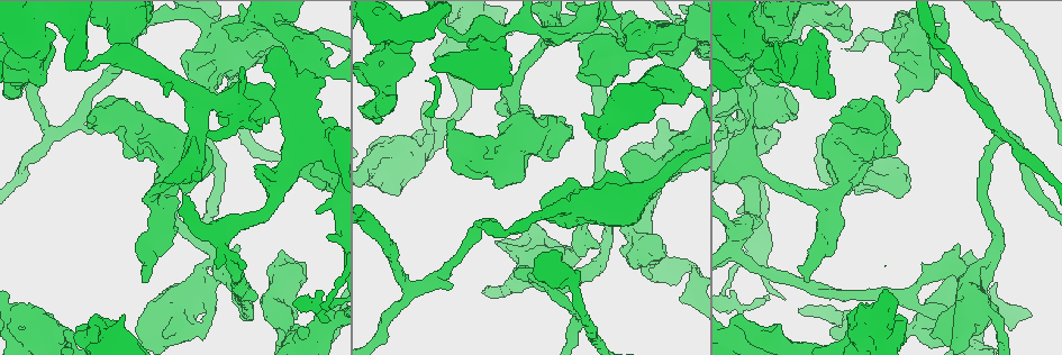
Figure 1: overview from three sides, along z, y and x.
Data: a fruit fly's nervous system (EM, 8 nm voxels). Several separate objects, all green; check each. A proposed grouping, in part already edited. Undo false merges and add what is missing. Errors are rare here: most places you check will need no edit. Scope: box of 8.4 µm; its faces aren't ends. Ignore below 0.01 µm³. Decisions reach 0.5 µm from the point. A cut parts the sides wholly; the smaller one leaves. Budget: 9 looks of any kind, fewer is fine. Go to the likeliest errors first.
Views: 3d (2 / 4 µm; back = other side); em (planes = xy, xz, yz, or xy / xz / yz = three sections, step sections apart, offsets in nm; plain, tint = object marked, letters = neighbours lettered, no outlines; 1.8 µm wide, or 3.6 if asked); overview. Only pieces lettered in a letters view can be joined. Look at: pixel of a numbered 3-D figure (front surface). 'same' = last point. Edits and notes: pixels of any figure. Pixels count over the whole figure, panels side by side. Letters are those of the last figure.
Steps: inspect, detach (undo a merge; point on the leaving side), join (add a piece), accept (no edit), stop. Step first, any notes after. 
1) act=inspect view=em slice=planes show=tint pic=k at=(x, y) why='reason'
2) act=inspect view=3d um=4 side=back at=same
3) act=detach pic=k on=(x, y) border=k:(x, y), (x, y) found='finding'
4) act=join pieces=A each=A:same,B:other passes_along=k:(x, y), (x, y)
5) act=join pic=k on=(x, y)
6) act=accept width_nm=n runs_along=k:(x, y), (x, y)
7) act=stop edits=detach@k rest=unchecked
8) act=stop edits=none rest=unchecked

act=inspect view=em slice=planes show=letters pic=1 at=(570, 284) why='thick turns thin'

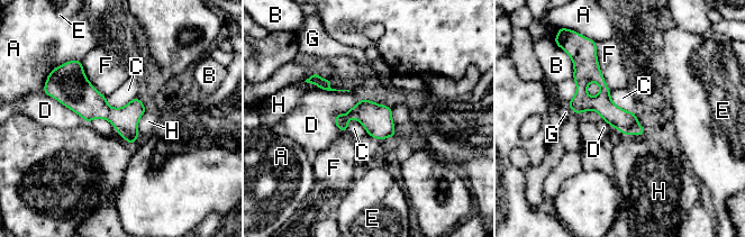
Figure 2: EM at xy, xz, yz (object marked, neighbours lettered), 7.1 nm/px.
act=accept each=A:other,B:other,C:other,D:other,E:other,F:other,G:other,H:other border=2:(344, 115), (356, 119), (368, 134) found='all the same neuron'

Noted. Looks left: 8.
act=inspect view=em slice=xz step=8 show=tint pic=1 at=(829, 25)

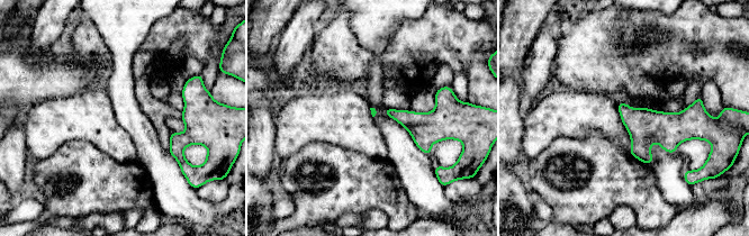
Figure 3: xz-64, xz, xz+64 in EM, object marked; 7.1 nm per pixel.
act=inspect view=em slice=planes show=letters at=same

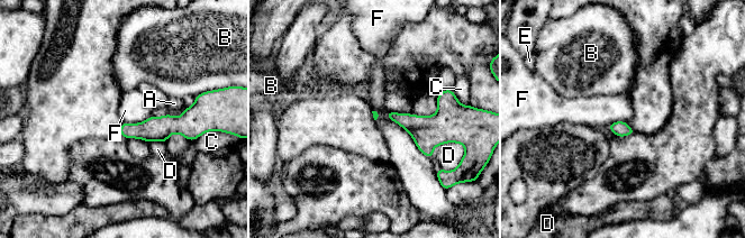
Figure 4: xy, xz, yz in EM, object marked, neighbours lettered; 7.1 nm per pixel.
act=accept each=A:other,B:other,C:other,D:other,E:other,F:other runs_along=4:(190, 116), (181, 125), (123, 130) found='none of them fits'

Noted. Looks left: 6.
act=inspect view=em um=3.6 slice=planes show=tint pic=1 at=(205, 290) why='four arms meet'

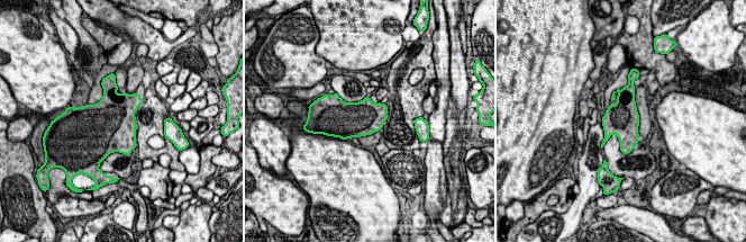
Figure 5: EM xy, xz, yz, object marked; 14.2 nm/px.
act=inspect view=em um=3.6 slice=planes show=letters at=same

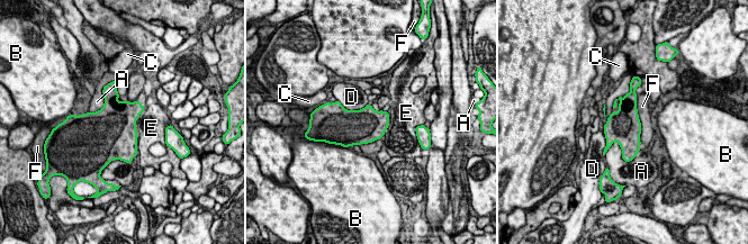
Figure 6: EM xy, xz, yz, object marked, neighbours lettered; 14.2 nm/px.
act=accept longest_contact=F:600nm each=A:other,B:other,C:other,D:other,E:other,F:other found='continuous, no second neuron'

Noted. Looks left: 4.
act=inspect view=em slice=yz step=4 show=tint pic=1 at=(399, 184) why='free end'

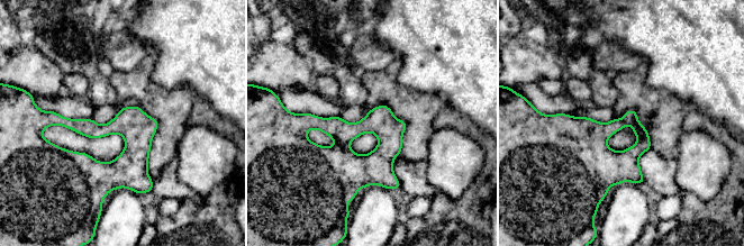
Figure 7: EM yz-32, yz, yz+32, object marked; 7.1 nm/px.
act=inspect view=em slice=yz step=4 show=letters at=same why='see the neighbours'

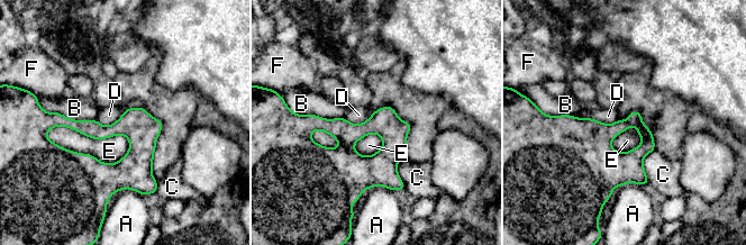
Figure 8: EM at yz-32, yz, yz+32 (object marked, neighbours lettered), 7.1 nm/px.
act=accept each=A:other,B:other,C:other,D:other,E:other,F:other border=8:(47, 130), (124, 135), (130, 146) found='no lettered piece goes on from it'

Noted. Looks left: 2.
act=stop edits=none rest=unchecked

